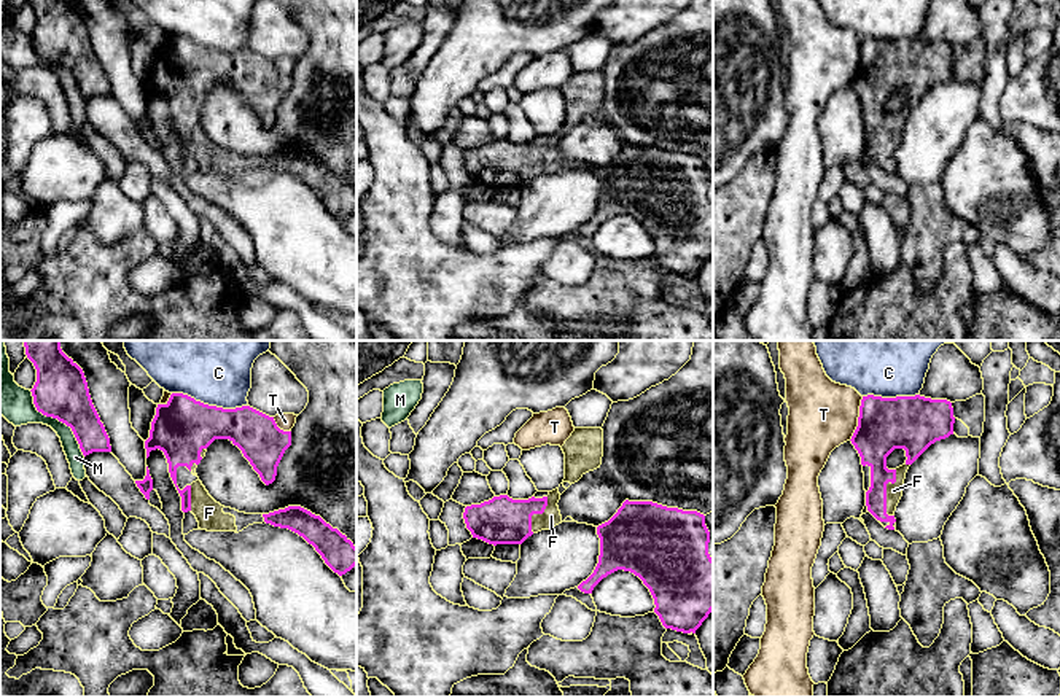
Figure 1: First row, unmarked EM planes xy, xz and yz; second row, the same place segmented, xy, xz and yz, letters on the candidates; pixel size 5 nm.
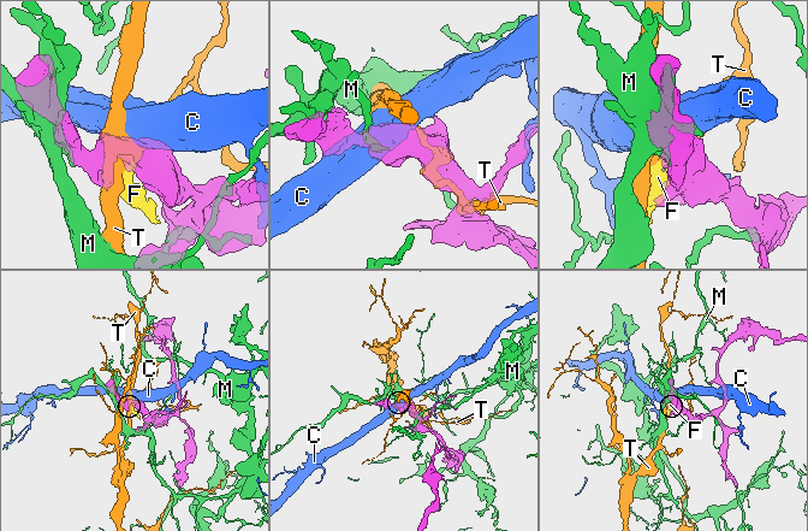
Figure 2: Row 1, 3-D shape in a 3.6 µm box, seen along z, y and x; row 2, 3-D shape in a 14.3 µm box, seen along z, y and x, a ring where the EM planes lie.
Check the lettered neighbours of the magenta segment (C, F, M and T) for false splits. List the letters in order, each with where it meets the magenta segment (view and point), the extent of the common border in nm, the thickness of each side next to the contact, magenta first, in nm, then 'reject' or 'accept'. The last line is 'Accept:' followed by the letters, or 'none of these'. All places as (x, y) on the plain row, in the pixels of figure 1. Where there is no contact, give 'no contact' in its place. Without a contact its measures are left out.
C: xy (210, 50) | 400 nm | 300/260 nm | reject
F: yz (885, 134) | 240 nm | 190/80 nm | accept
M: xy (58, 62) | 440 nm | 280/180 nm | reject
T: yz (858, 62) | 240 nm | 280/340 nm | reject
Accept: F

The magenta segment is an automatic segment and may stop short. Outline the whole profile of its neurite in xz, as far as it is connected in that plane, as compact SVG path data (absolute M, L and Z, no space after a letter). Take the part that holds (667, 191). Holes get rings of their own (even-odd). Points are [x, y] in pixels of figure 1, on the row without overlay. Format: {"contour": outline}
{"contour": "M625 143L618 156L597 170L600 181L600 199L594 216L578 232L592 237L594 231L608 218L624 213L638 220L654 242L654 256L665 272L683 277L696 277L702 266L713 255L713 202L708 197L710 175L705 159L697 154L667 151L653 145Z"}

